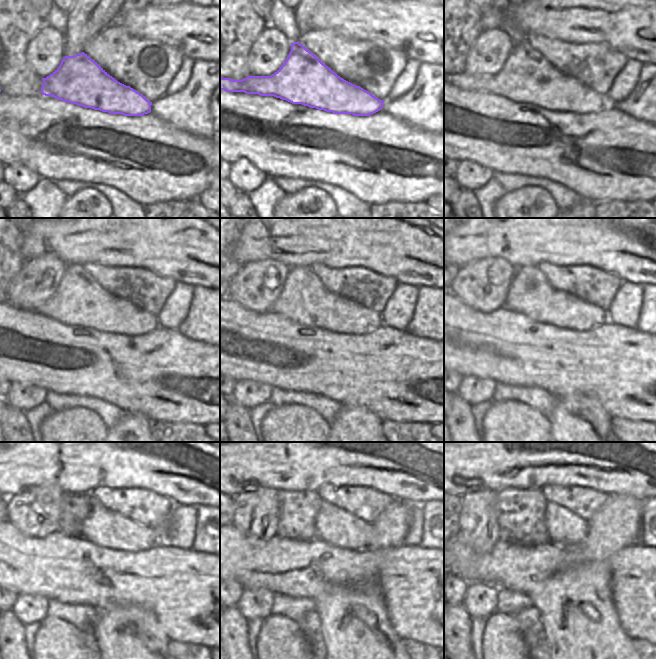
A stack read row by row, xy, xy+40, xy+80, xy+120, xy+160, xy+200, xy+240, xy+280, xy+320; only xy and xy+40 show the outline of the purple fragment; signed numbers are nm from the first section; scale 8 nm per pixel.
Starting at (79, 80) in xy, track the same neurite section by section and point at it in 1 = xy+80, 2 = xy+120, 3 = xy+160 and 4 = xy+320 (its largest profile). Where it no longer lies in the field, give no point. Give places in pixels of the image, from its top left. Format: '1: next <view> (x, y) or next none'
1: next xy+80 (526, 77)
2: next xy+120 (78, 300)
3: next xy+160 (304, 300)
4: next xy+320 (565, 528)

